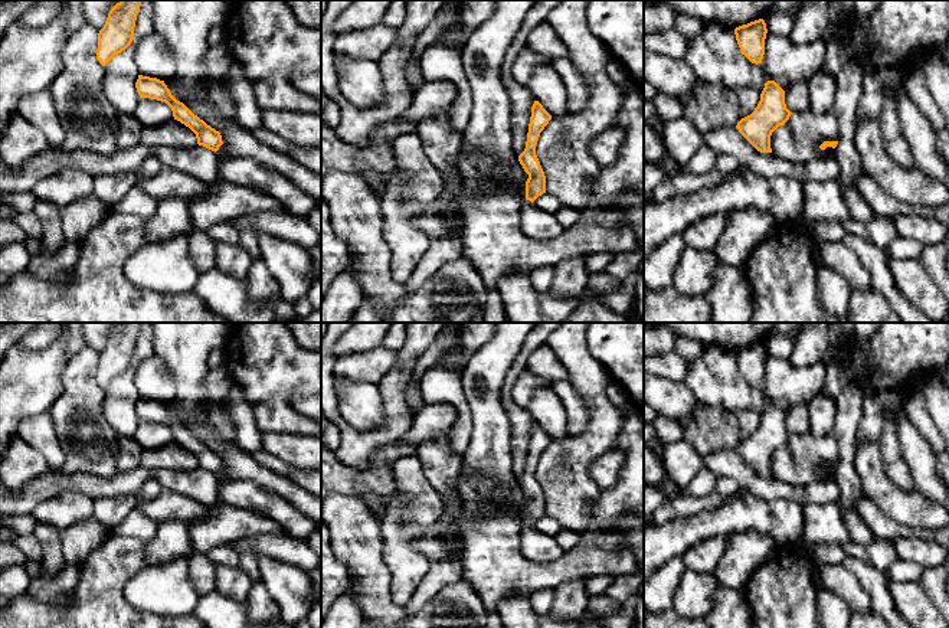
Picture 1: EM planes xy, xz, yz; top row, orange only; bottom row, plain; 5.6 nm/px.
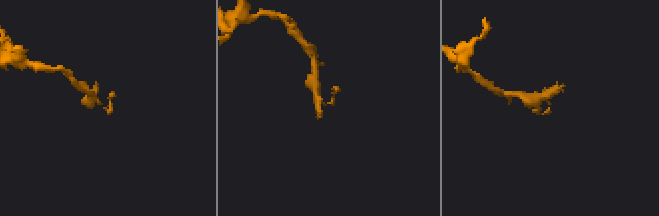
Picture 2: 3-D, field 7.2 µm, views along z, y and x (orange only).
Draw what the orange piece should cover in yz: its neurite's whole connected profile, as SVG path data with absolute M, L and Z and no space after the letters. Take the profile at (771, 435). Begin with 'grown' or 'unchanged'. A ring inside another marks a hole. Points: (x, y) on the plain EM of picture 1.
unchanged; M768 403L757 429L736 451L757 474L772 475L770 458L779 448L785 448L791 436L785 426L785 413L775 403Z

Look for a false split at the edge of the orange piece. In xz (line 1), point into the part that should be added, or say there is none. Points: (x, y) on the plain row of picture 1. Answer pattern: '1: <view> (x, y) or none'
1: none

